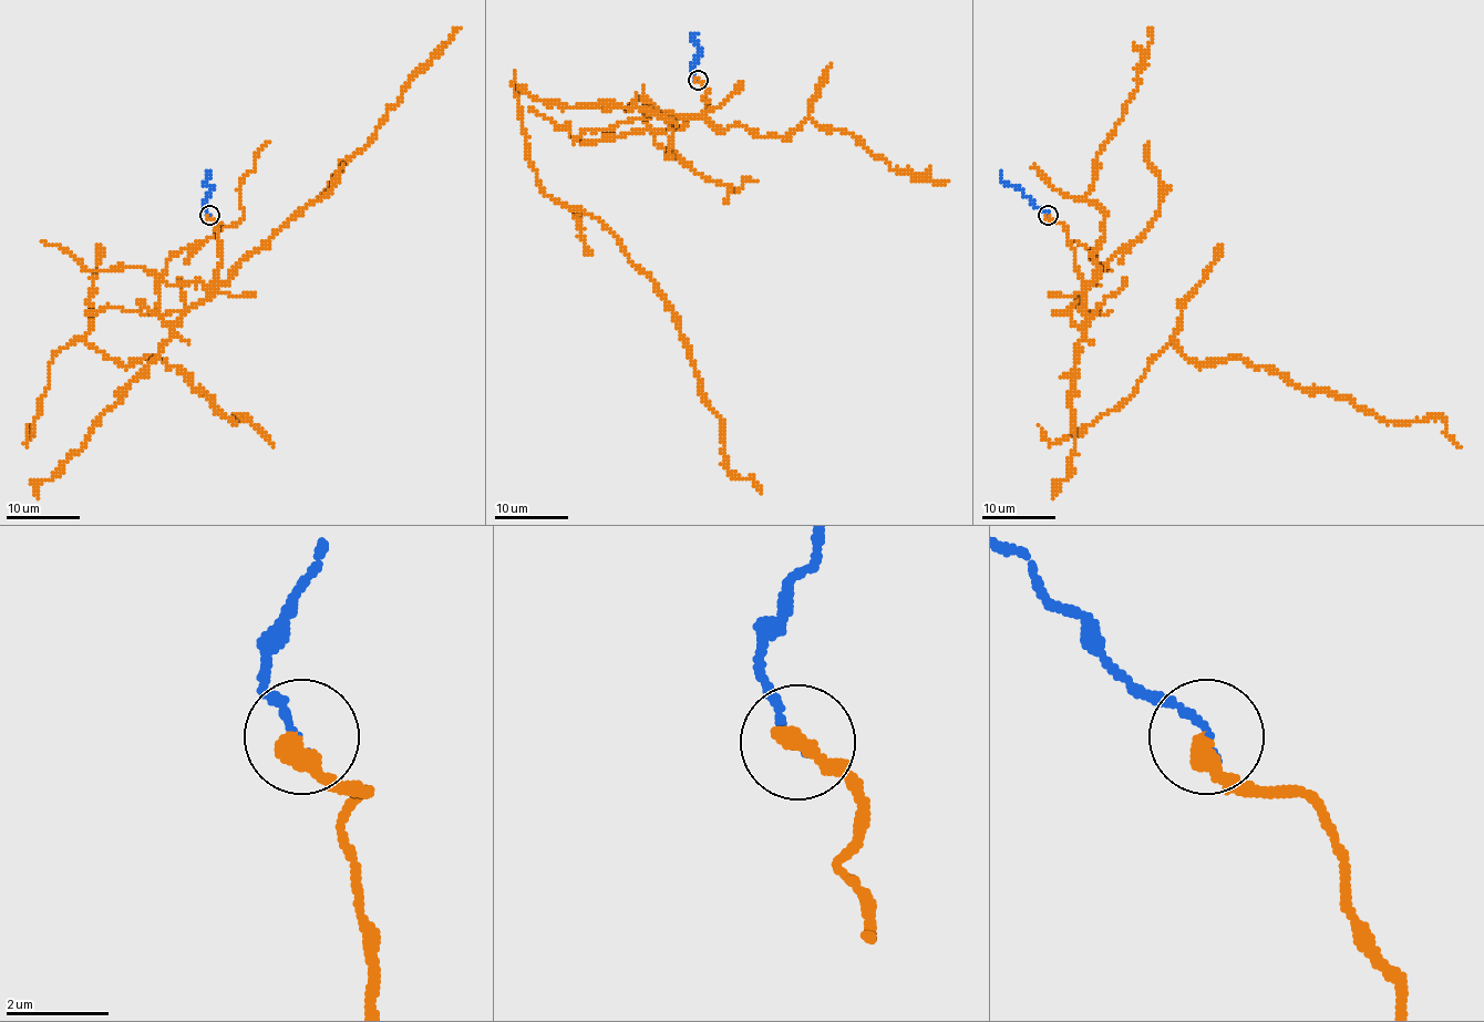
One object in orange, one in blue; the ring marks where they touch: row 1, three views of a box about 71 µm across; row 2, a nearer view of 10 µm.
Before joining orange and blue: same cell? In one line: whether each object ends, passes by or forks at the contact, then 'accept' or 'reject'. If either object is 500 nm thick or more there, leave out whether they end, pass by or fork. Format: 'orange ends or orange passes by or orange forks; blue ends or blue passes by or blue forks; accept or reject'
orange ends; blue ends; reject

